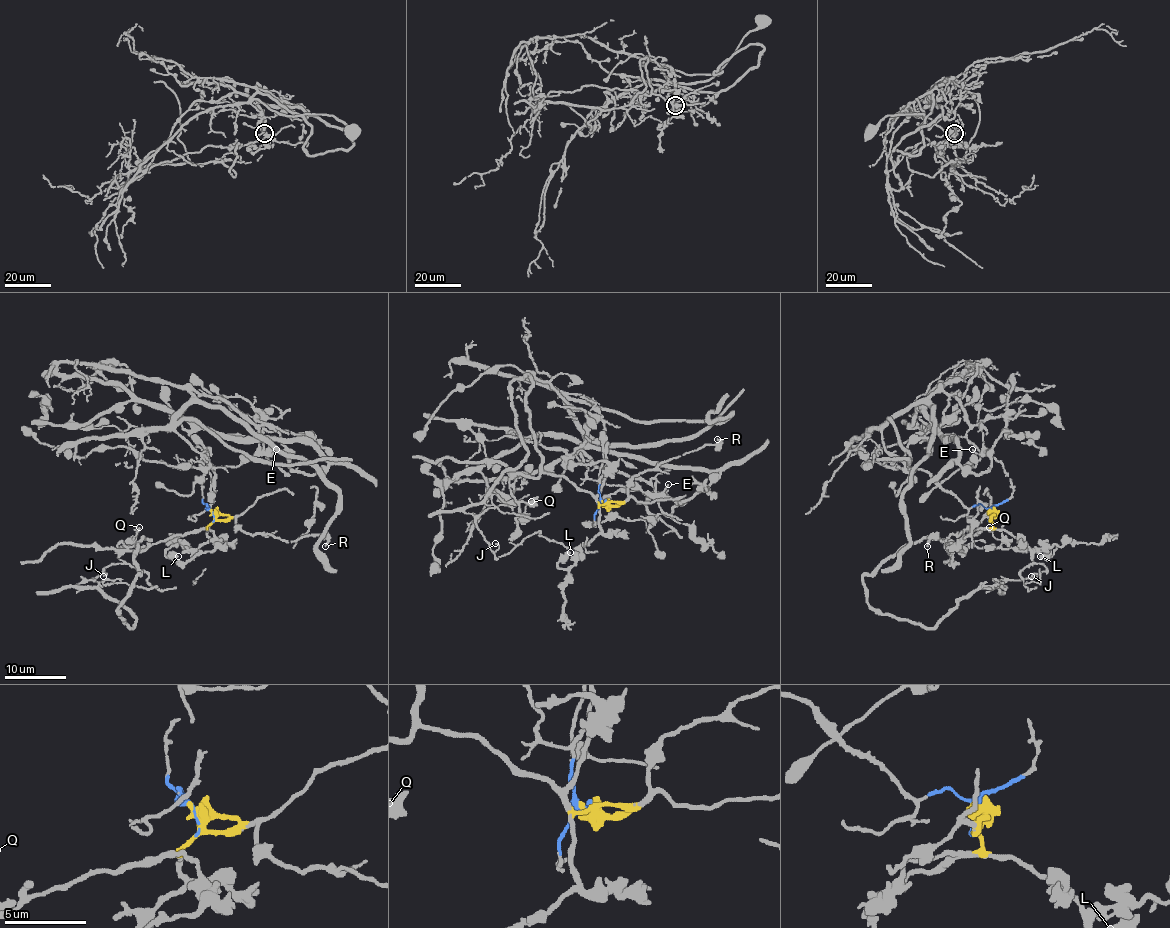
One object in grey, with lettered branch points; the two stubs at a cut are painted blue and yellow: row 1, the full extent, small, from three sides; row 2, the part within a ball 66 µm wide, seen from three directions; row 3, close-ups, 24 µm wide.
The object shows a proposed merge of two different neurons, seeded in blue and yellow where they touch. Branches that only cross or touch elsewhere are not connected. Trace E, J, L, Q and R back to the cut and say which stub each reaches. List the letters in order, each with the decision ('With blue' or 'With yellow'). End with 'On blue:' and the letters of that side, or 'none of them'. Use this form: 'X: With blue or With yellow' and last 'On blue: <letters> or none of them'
E: With blue
J: With yellow
L: With yellow
Q: With yellow
R: With yellow
On blue: E

